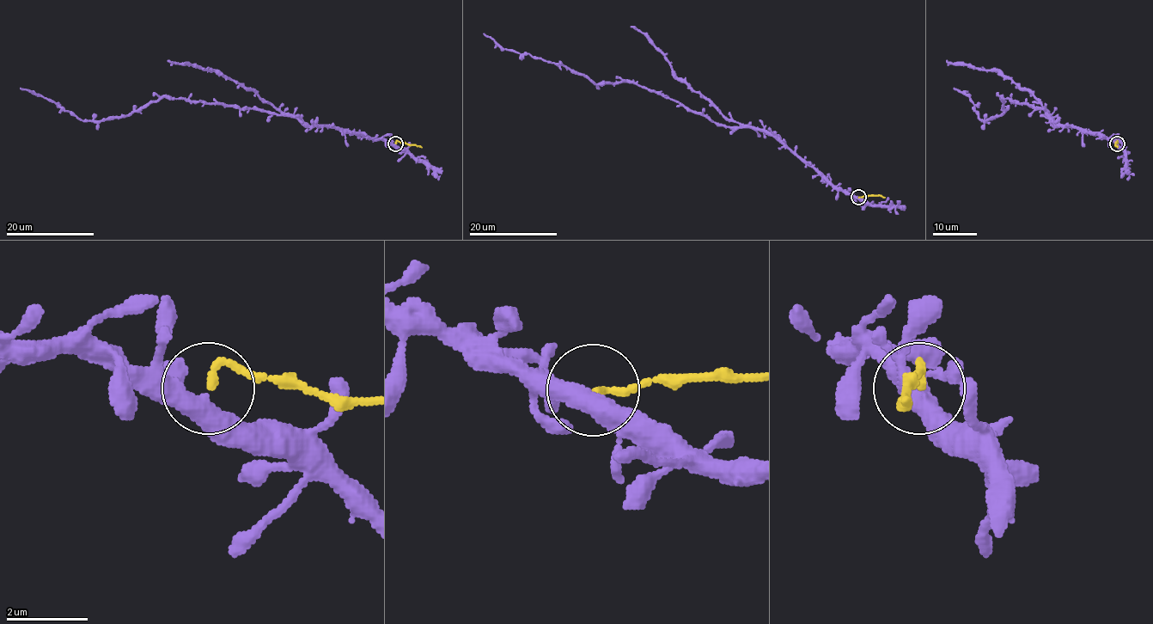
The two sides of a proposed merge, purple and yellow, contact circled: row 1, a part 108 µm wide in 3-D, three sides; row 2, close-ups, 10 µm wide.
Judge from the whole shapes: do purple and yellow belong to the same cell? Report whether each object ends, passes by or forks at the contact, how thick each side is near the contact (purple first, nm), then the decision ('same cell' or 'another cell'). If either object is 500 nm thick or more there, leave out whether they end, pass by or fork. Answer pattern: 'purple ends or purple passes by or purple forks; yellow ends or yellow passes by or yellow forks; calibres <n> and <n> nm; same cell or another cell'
purple passes by; yellow ends; calibres 440 and 180 nm; another cell

